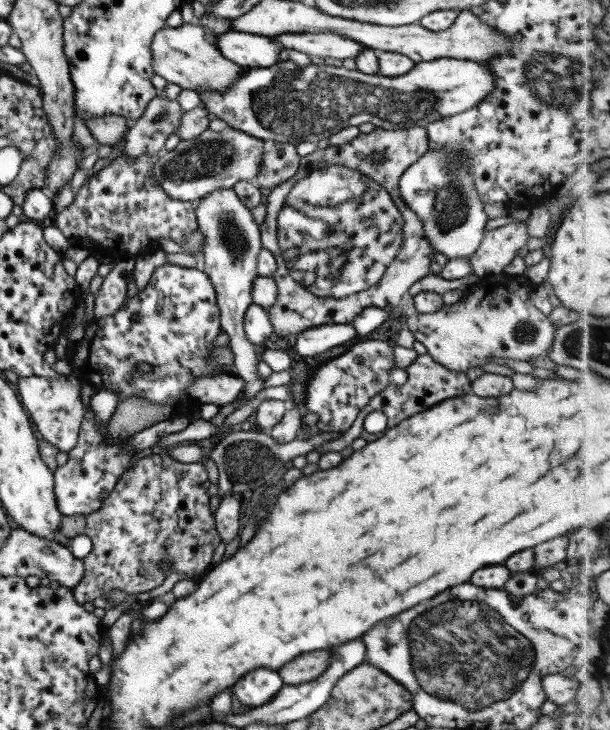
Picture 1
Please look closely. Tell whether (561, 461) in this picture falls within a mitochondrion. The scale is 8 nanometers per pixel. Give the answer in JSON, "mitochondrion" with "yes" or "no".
{"mitochondrion":"yes"}

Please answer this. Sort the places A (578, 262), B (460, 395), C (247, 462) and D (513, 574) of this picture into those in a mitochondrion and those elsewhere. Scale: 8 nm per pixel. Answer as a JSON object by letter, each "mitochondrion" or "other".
{"A":"other","B":"other","C":"mitochondrion","D":"other"}

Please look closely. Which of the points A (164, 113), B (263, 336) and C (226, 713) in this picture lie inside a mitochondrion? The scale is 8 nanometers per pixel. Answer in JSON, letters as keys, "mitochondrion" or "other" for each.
{"A":"mitochondrion","B":"other","C":"other"}

